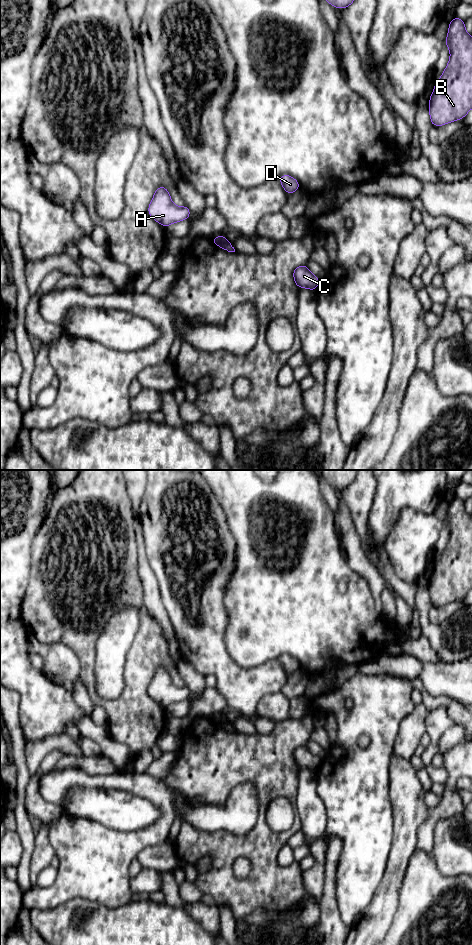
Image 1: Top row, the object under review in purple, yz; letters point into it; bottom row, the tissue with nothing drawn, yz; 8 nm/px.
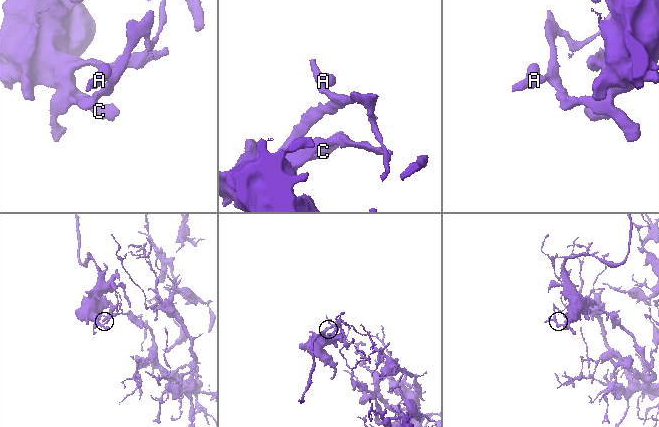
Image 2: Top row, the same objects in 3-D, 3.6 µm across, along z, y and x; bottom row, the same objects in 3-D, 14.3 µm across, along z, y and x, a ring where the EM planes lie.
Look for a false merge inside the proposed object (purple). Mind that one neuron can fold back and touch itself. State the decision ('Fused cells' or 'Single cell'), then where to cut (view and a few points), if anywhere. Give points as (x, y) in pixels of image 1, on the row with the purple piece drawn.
Fused cells. Split along yz (216, 236), (226, 240)

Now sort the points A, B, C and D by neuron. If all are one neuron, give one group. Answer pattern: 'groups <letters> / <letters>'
groups A / B C D

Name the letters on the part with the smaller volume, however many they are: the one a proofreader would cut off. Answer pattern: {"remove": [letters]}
{"remove": ["B", "C", "D"]}

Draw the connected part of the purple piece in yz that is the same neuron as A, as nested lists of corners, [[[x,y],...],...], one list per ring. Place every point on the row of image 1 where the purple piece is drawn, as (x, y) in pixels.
[[[158,187],[148,206],[148,214],[163,227],[184,221],[190,217],[191,211],[186,205],[176,206],[166,187]]]

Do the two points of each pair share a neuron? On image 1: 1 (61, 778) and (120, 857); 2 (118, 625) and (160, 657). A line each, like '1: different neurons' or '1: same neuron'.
1: same neuron
2: different neurons

